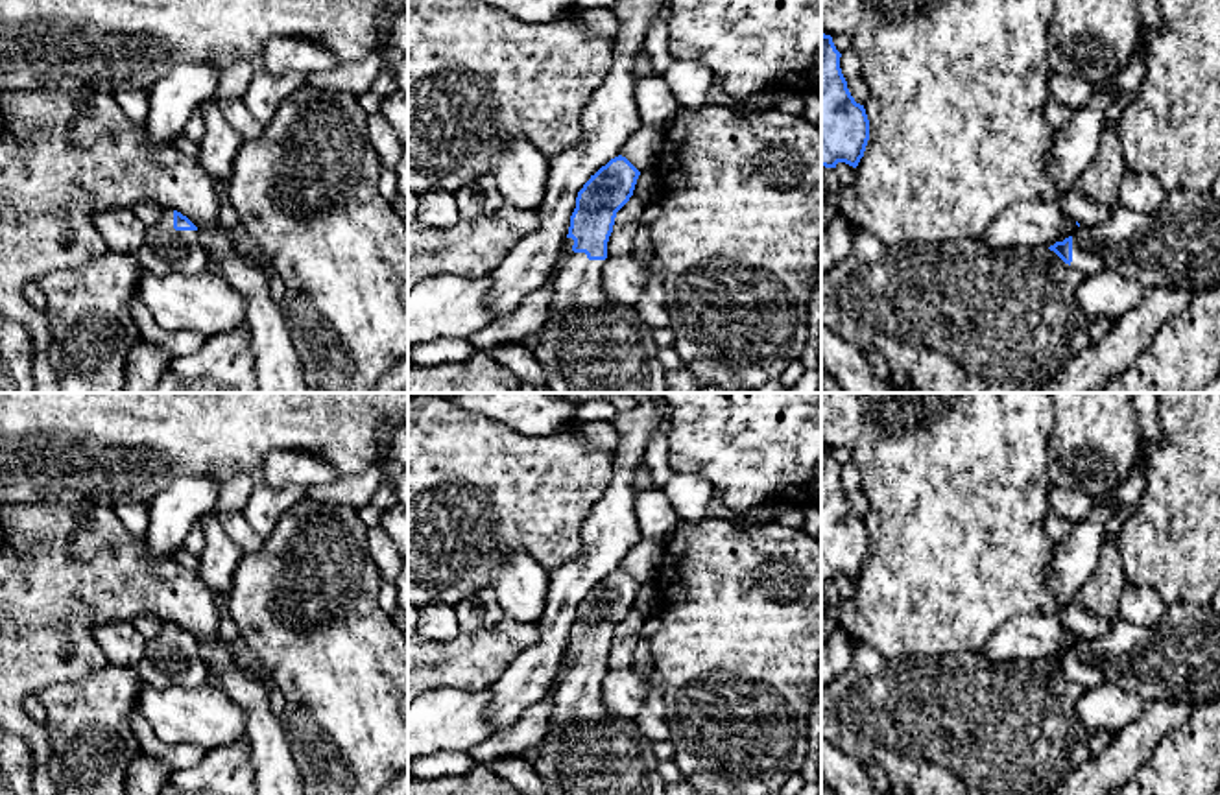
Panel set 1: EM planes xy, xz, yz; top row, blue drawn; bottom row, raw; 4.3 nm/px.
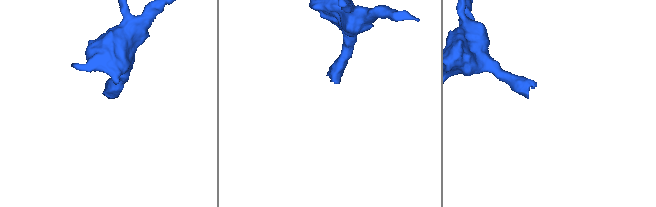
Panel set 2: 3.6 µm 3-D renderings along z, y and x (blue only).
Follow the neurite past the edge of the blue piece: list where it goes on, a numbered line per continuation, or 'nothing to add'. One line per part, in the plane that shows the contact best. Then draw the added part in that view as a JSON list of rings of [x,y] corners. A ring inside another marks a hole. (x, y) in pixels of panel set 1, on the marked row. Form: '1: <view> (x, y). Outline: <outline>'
1: xy (165, 249). Outline: [[[164,208],[161,220],[146,227],[137,258],[144,269],[155,275],[199,273],[209,260],[197,231],[173,229],[173,208]]]

